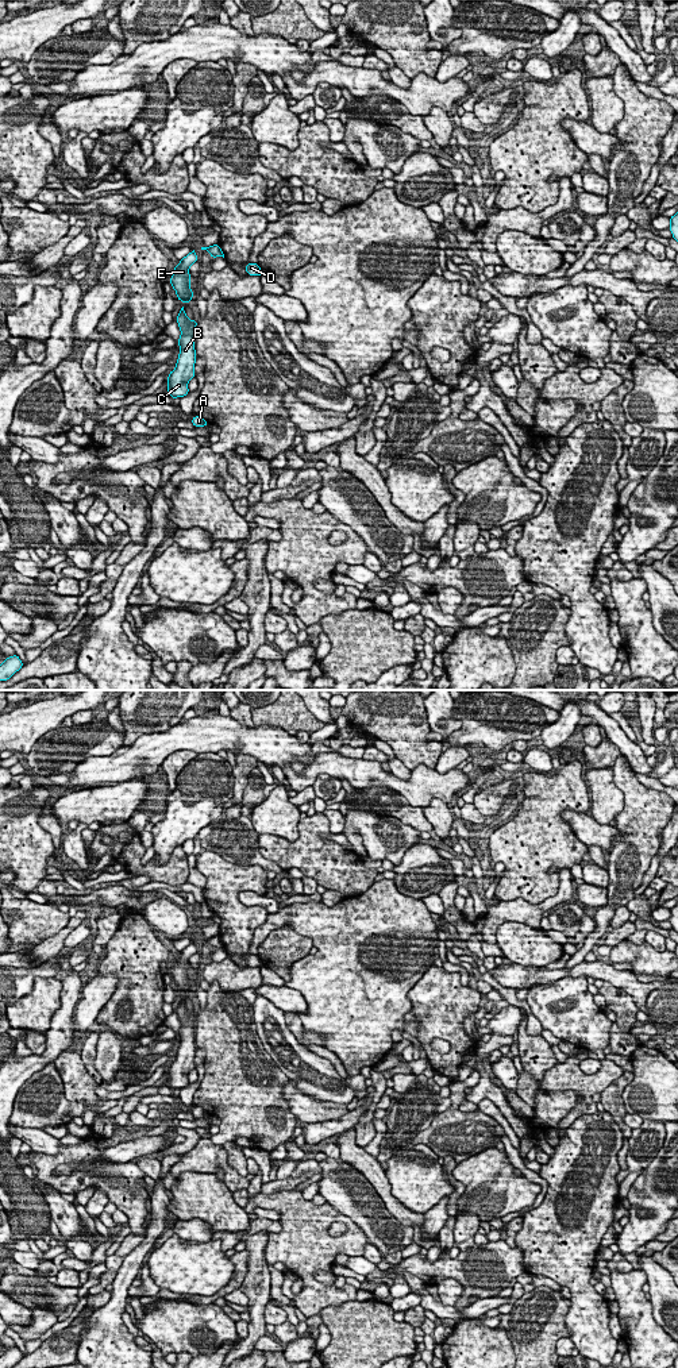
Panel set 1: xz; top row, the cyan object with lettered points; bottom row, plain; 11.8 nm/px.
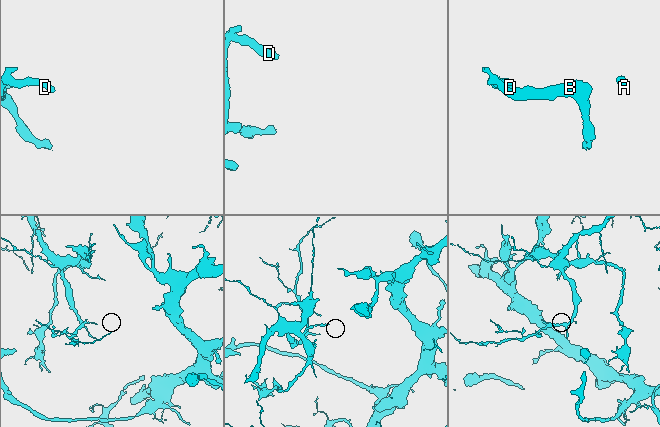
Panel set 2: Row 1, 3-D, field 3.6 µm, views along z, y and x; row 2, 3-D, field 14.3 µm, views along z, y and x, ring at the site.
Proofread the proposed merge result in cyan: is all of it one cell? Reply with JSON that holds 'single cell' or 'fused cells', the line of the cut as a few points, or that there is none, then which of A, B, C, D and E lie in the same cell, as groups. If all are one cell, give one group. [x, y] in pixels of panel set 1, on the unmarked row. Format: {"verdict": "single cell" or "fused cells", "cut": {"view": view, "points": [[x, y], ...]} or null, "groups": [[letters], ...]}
{"verdict": "single cell", "cut": null, "groups": [["A", "B", "C", "D", "E"]]}

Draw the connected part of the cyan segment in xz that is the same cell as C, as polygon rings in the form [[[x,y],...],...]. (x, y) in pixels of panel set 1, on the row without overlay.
[[[184,998],[181,999],[177,1014],[181,1021],[178,1030],[180,1047],[176,1055],[176,1060],[169,1064],[167,1068],[167,1084],[172,1090],[184,1088],[189,1084],[188,1074],[196,1068],[194,1053],[196,1053],[196,1017],[197,1013],[189,1011],[185,1006]]]

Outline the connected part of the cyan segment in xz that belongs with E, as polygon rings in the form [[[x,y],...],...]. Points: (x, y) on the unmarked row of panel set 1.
[[[193,941],[180,952],[178,957],[173,959],[174,966],[170,968],[170,975],[177,984],[177,990],[184,995],[192,993],[193,989],[193,983],[189,978],[189,974],[192,972],[189,967],[189,959],[194,953],[197,953],[197,945]]]

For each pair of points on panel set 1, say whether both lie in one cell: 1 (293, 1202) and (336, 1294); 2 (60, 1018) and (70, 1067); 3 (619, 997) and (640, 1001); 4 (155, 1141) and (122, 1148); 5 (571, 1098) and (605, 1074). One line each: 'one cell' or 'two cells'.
1: one cell
2: two cells
3: two cells
4: one cell
5: two cells

